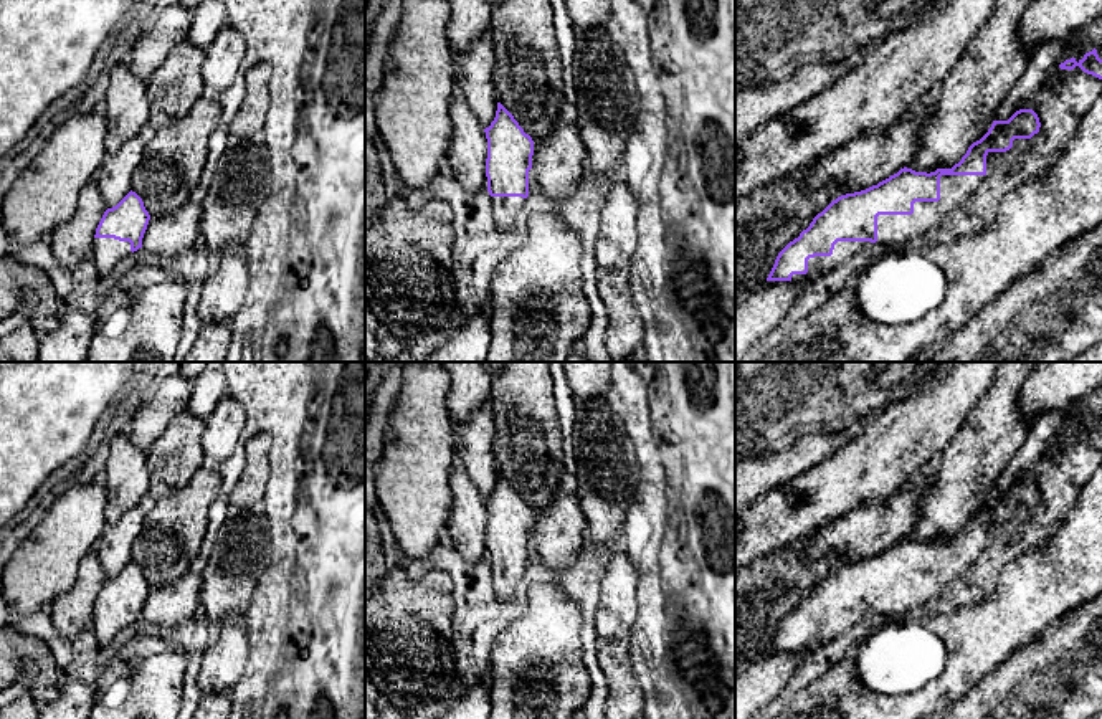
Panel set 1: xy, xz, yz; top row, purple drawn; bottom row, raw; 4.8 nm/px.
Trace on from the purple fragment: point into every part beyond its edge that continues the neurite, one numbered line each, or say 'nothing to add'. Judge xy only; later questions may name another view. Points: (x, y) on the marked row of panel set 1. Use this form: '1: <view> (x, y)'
1: xy (106, 252)

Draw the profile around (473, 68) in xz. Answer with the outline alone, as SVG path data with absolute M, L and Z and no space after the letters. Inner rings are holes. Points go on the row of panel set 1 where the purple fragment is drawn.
M487 36L469 50L451 50L456 88L486 129L496 117L499 96L494 84L494 53Z

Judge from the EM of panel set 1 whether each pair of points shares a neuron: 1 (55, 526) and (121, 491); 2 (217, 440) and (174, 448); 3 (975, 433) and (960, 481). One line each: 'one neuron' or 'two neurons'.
1: two neurons
2: two neurons
3: one neuron

